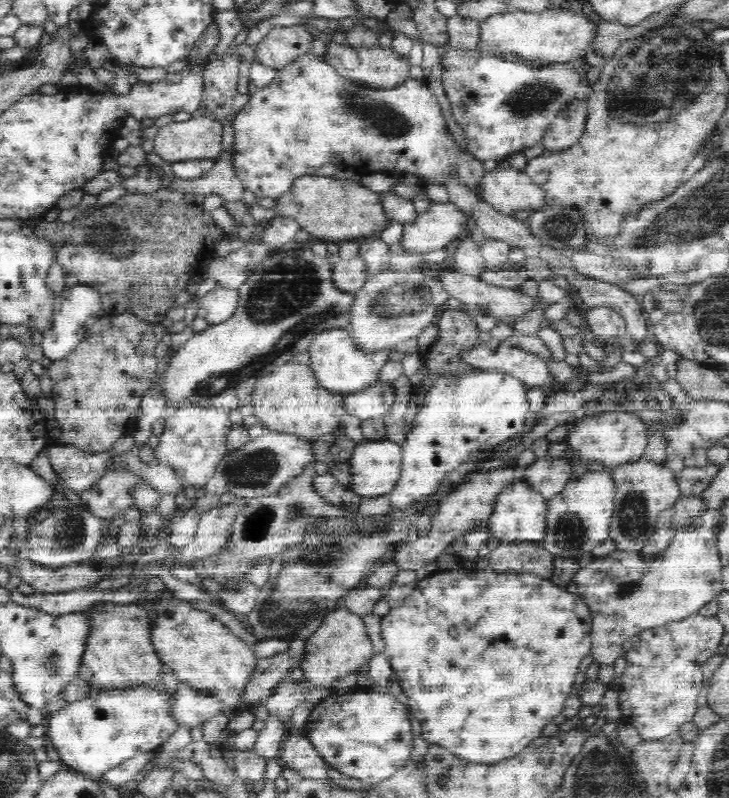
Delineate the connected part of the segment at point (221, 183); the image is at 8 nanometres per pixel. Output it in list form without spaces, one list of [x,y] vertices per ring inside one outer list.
[[[232,145],[217,158],[212,170],[200,178],[186,179],[175,175],[174,180],[170,180],[170,190],[204,195],[215,193],[221,195],[226,201],[242,201],[245,186],[236,175],[234,153]]]

